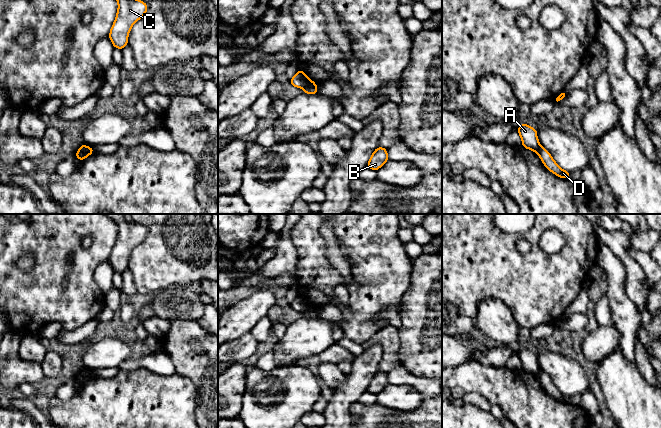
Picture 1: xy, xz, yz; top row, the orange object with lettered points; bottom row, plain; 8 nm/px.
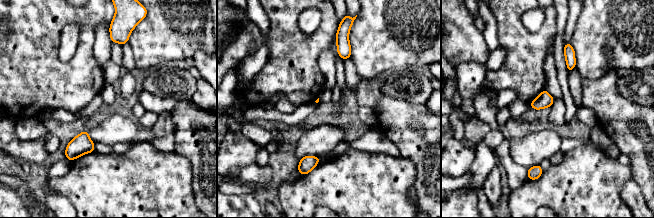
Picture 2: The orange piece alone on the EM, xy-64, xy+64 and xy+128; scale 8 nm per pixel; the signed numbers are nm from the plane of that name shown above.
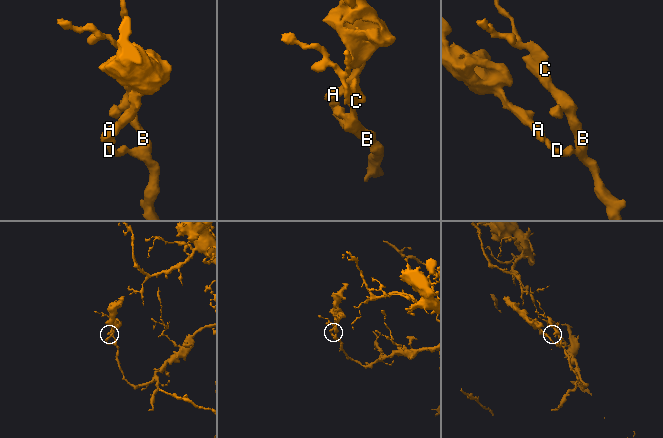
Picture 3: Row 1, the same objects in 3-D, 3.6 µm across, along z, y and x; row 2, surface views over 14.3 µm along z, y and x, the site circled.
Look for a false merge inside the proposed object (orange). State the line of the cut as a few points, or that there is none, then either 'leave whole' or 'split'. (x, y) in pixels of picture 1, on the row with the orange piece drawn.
xz (316, 86), (304, 89) | split

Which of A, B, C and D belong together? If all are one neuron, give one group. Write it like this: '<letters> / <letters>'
A / B C D

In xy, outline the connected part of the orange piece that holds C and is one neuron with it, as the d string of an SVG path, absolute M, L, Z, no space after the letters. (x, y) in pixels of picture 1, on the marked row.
M117 0L117 2L116 19L108 37L114 48L122 50L128 45L128 35L133 24L144 16L148 5L141 0Z

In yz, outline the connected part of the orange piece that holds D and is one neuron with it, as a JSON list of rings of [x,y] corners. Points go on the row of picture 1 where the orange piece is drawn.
[[[544,147],[540,148],[538,154],[541,161],[549,171],[551,171],[552,173],[554,173],[556,176],[560,178],[564,178],[564,179],[569,178],[570,172],[561,169],[559,165],[554,161],[551,154]]]

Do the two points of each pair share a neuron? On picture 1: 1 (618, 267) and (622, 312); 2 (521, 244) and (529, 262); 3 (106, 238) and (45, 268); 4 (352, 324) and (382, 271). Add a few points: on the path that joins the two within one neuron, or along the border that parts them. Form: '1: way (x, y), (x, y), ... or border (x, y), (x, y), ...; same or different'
1: way (618, 278), (618, 297), (622, 301); same
2: border (520, 236), (516, 242), (516, 249), (524, 255); different
3: way (91, 252), (79, 252), (70, 247), (60, 257); same
4: way (363, 311), (382, 284); same

